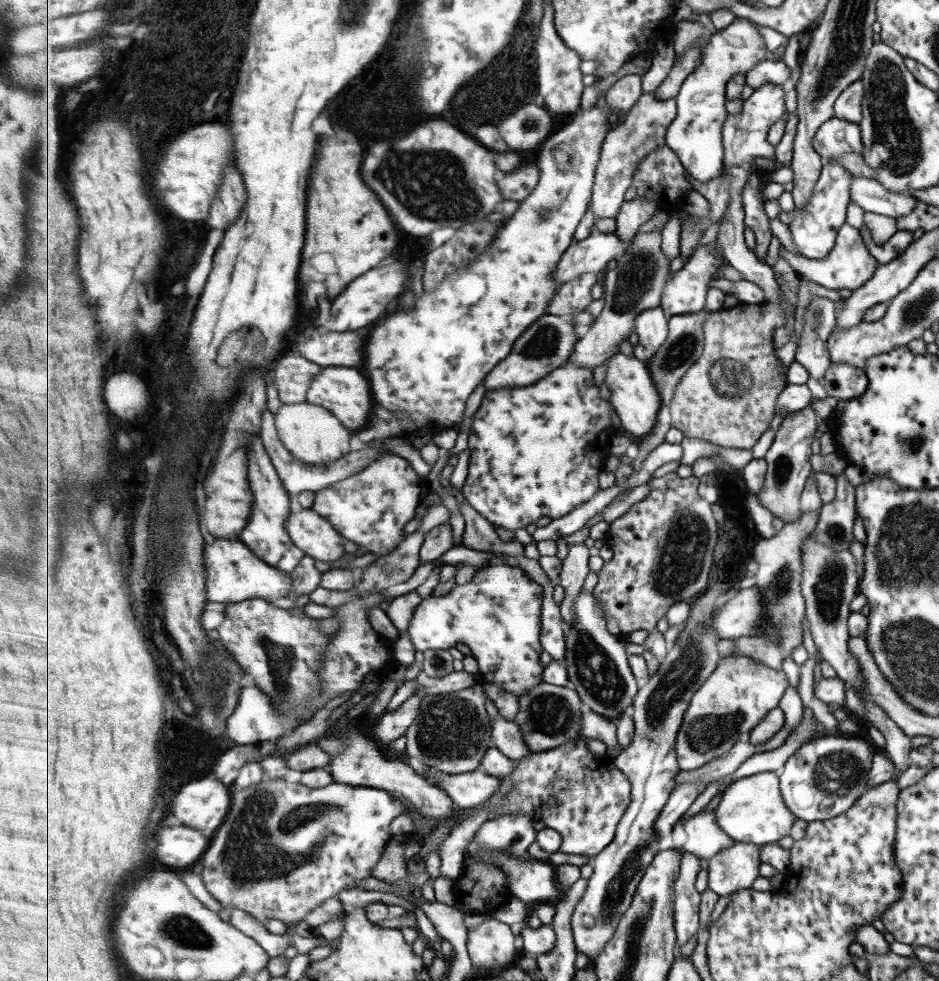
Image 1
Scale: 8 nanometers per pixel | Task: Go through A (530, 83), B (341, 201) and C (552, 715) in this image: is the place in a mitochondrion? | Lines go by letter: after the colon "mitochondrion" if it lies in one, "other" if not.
A: other
B: other
C: mitochondrion

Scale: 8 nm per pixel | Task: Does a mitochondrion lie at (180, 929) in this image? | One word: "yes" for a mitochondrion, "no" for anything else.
yes

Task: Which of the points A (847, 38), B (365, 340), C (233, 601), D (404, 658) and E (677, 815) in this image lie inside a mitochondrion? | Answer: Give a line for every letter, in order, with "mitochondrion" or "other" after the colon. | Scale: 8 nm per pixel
A: mitochondrion
B: other
C: other
D: other
E: other

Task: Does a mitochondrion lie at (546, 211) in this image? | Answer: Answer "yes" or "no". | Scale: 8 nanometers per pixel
yes

